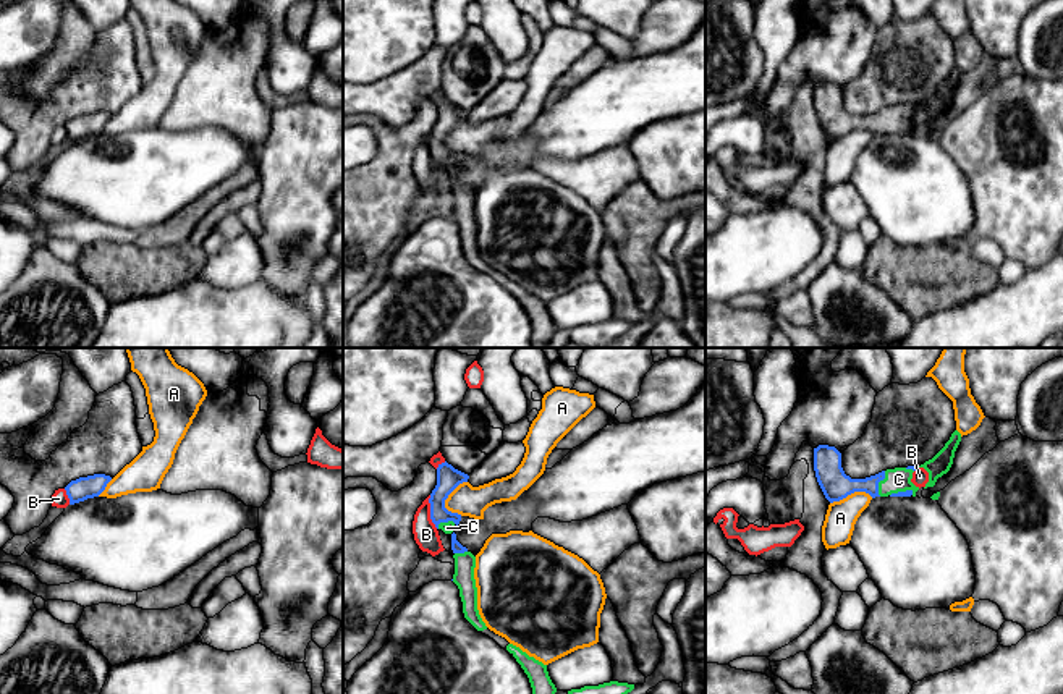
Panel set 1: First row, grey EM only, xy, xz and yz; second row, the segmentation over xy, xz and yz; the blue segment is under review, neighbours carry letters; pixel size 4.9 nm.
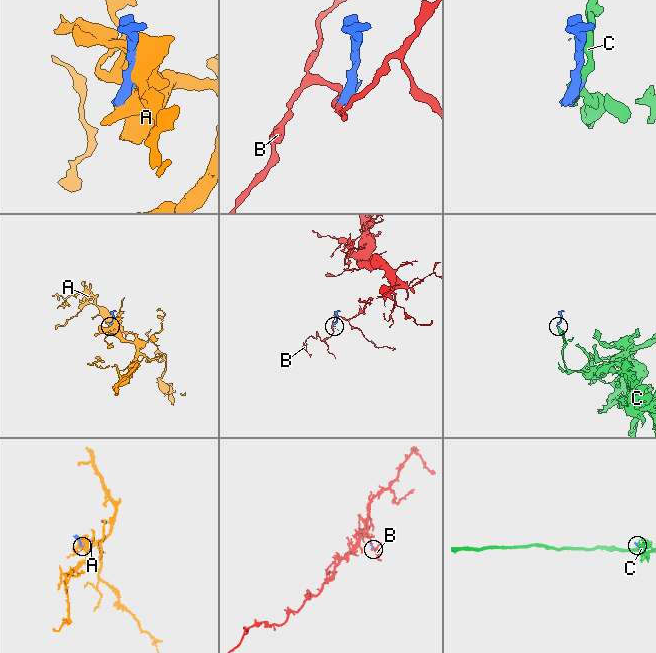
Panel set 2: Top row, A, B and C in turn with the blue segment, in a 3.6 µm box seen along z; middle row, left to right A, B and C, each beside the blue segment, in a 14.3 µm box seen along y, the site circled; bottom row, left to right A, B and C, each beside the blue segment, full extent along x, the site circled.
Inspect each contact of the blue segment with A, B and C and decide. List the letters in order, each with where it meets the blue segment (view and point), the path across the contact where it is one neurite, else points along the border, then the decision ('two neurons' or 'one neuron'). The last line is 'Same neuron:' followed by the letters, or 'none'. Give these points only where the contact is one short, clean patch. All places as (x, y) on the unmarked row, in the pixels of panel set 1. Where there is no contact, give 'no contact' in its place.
A: xz (448, 131) | two neurons
B: xz (431, 149) | two neurons
C: yz (877, 122) | one neuron
Same neuron: C

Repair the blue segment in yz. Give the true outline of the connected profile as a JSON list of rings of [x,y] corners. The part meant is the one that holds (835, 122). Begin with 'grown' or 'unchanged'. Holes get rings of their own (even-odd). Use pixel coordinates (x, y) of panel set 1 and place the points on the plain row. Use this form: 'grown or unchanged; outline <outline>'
grown; outline [[[835,84],[814,86],[814,108],[825,136],[833,141],[854,129],[875,134],[916,134],[919,125],[911,116],[917,104],[882,108],[866,116],[851,116],[841,105],[841,91]]]

